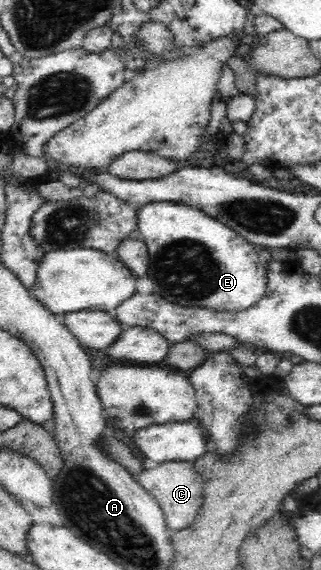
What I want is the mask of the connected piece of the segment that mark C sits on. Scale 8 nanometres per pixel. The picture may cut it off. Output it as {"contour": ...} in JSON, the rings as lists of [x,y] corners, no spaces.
{"contour":[[[190,461],[162,462],[155,468],[145,469],[137,478],[141,486],[159,501],[170,531],[189,528],[195,522],[203,504],[203,477],[189,463]]]}

